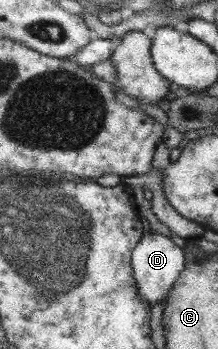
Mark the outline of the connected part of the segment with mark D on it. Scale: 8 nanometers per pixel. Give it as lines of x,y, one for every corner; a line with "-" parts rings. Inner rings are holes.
157,232
147,233
133,251
133,267
135,281
139,287
139,297
147,301
149,307
164,301
173,288
175,279
179,277
185,267
183,248
177,247
169,236
157,235

